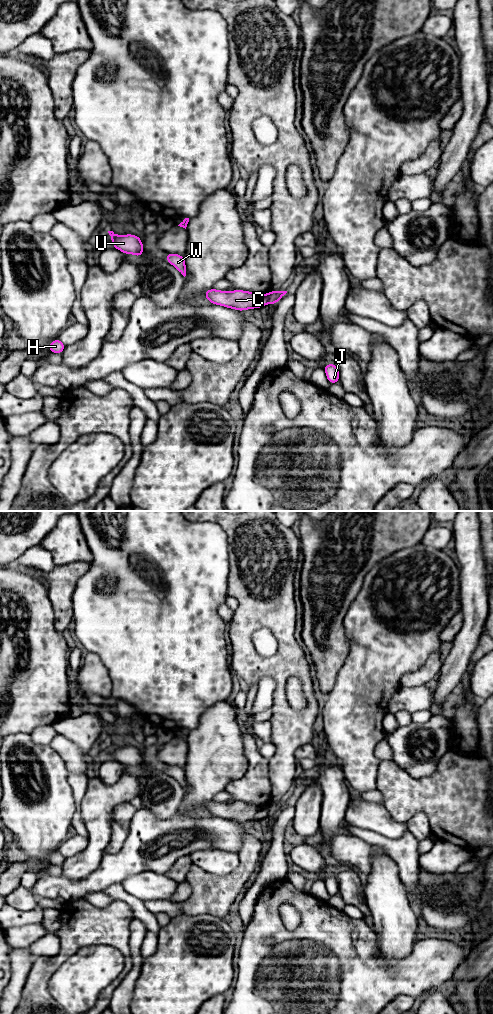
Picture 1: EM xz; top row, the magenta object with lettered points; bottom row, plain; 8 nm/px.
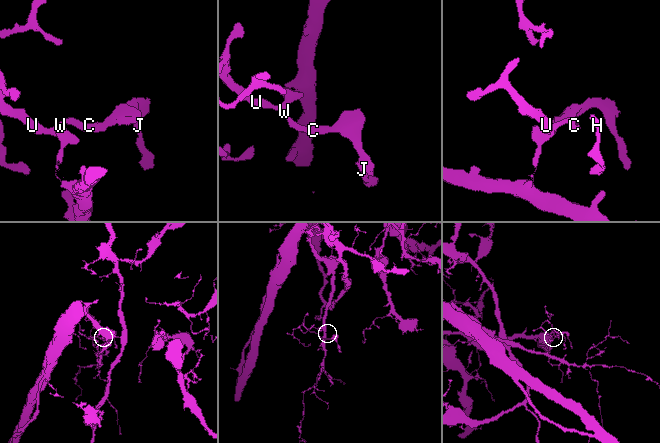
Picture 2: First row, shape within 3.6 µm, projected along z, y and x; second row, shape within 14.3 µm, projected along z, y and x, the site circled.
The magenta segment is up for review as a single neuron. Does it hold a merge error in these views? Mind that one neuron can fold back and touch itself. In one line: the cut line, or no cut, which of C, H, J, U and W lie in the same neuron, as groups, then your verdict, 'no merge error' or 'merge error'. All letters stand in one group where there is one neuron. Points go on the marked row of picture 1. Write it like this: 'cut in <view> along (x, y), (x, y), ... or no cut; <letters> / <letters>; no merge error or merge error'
cut in xz along (267, 294), (269, 302); C H U W / J; merge error

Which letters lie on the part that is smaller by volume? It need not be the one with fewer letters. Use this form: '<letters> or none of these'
J

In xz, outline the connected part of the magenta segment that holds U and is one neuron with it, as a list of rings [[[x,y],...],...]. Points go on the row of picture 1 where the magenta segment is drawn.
[[[108,231],[111,236],[113,247],[122,251],[125,254],[134,254],[139,258],[143,253],[143,244],[139,236],[127,234],[119,236],[113,231]]]

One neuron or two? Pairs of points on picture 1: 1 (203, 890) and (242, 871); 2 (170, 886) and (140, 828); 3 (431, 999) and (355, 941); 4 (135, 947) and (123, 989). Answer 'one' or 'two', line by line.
1: one
2: two
3: two
4: one

